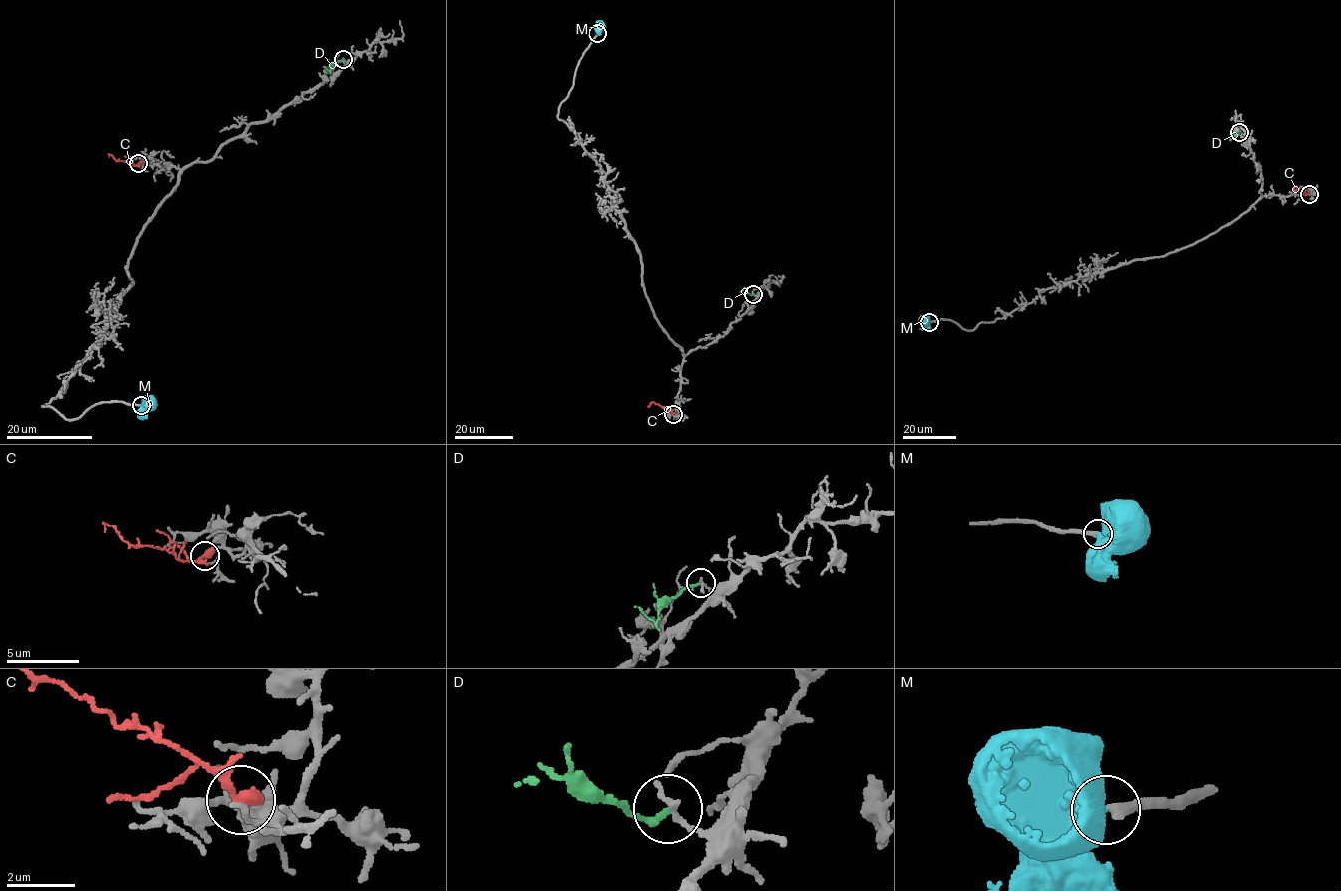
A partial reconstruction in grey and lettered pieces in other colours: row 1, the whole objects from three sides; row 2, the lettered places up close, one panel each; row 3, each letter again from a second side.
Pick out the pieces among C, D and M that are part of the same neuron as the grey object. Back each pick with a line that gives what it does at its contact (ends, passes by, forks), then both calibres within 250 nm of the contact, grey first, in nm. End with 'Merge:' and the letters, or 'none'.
M: it ends there; 340 nm thick on the grey side, 650 nm on the other
Merge: M

